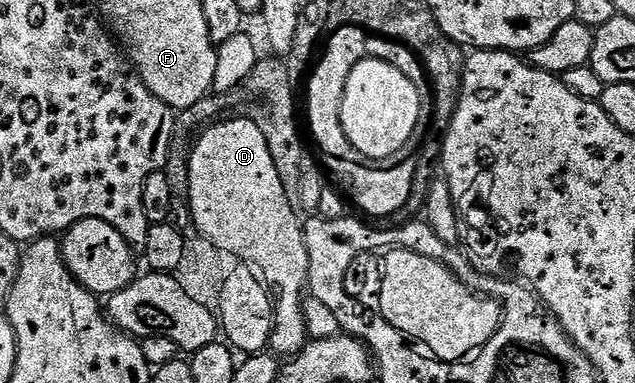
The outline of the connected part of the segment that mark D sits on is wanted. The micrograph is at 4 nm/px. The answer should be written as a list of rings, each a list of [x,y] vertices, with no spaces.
[[[240,117],[233,118],[230,122],[221,120],[210,125],[194,141],[189,151],[187,201],[191,222],[195,230],[197,226],[196,233],[200,237],[215,244],[216,248],[231,252],[238,257],[241,264],[253,267],[272,287],[275,291],[275,301],[273,331],[269,337],[268,349],[277,356],[282,356],[281,354],[295,356],[305,349],[307,341],[302,307],[303,295],[306,293],[309,280],[305,231],[299,218],[297,222],[298,211],[293,210],[291,204],[287,202],[287,195],[283,192],[283,180],[279,180],[279,168],[275,168],[275,160],[271,160],[271,148],[267,148],[263,132],[259,132],[259,128],[249,117]]]

